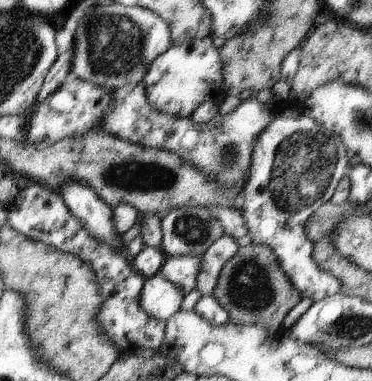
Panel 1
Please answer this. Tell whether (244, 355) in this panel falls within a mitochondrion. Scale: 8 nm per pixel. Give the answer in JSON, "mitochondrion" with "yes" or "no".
{"mitochondrion":"no"}

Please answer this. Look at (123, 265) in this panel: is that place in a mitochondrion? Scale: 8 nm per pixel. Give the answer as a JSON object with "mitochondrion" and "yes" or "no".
{"mitochondrion":"no"}

